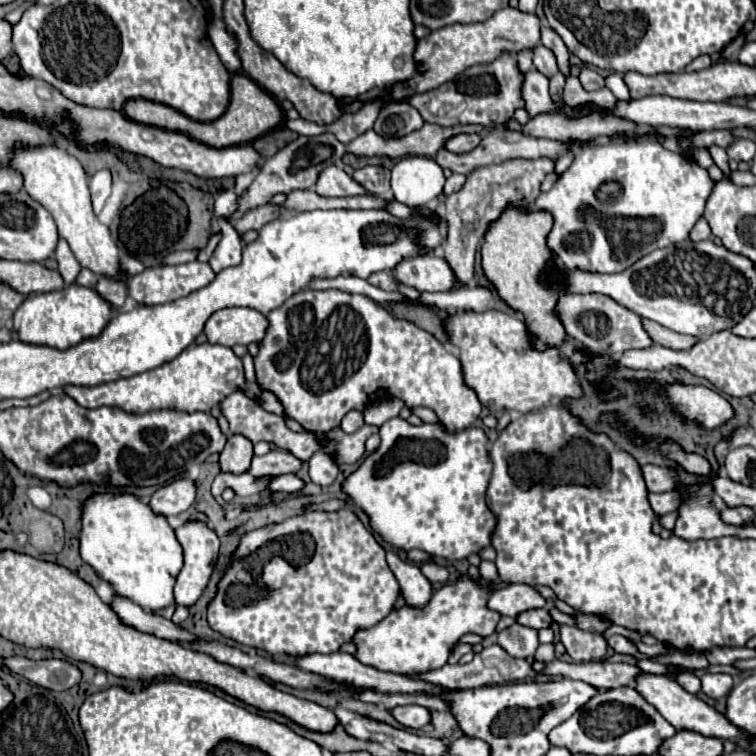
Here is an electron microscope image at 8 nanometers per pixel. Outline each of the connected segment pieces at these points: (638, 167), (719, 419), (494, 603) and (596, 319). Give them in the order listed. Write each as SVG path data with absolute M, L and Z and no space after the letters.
M657 140L611 142L607 146L579 148L573 164L559 176L553 190L539 194L529 210L547 210L553 214L555 224L549 232L547 246L567 268L615 274L657 248L689 238L691 228L703 216L713 184L705 168L691 162L685 154L665 150Z
M671 384L665 390L667 400L671 404L677 404L679 412L685 418L697 420L705 428L713 430L727 422L733 416L731 404L717 394L715 390L709 390L705 386L685 386L685 384Z
M509 584L489 596L487 608L497 610L501 616L519 616L525 610L547 608L547 602L529 584Z
M561 294L557 312L565 324L567 334L593 352L607 352L619 358L625 350L649 348L653 344L653 340L643 330L639 316L605 294Z

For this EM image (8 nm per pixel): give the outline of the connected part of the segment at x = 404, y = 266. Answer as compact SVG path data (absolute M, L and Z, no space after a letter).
M437 254L415 256L399 262L393 268L393 278L401 284L413 286L419 292L449 292L455 288L455 272Z

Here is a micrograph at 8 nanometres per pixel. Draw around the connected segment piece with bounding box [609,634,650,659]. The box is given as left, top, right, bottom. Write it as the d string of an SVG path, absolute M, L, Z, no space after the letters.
M615 634L615 636L611 636L611 638L609 638L609 646L611 646L615 652L621 652L621 654L631 654L638 659L643 657L646 659L650 658L638 652L636 646L633 646L633 642L631 642L629 638L619 636L619 634Z

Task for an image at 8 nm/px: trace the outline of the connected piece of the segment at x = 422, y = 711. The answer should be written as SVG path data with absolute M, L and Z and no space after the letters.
M411 704L411 706L397 706L391 710L393 712L393 718L407 726L407 728L415 728L415 730L421 730L421 728L427 728L431 724L431 714L427 708L423 706L417 706L417 704Z

